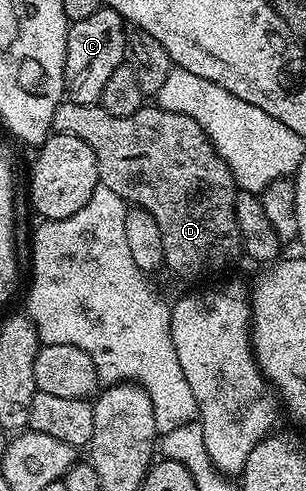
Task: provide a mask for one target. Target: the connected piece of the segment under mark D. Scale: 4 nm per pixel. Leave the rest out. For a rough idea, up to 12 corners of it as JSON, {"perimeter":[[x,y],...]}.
{"perimeter":[[64,99],[99,183],[153,214],[163,262],[211,276],[244,255],[235,176],[196,120]]}

